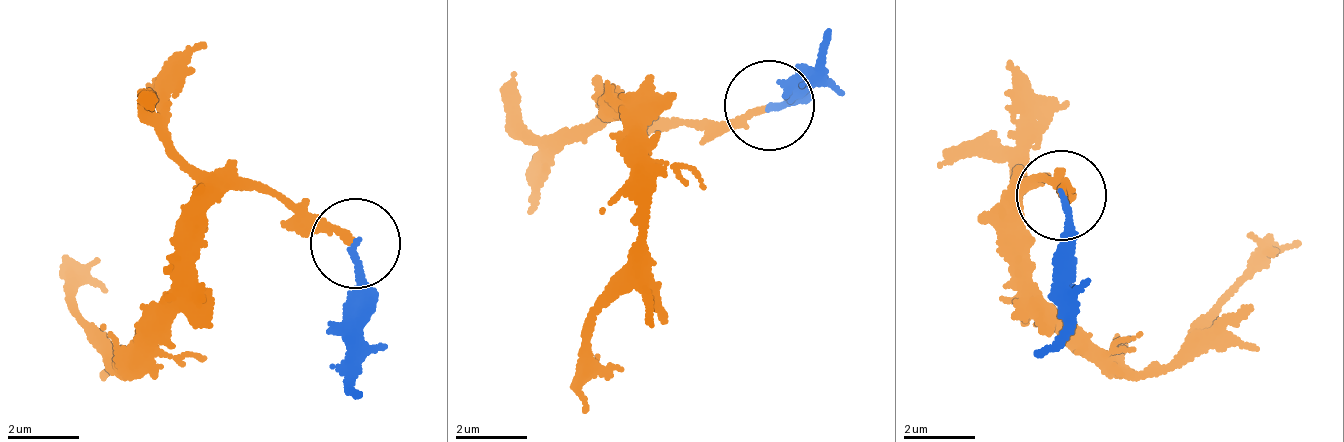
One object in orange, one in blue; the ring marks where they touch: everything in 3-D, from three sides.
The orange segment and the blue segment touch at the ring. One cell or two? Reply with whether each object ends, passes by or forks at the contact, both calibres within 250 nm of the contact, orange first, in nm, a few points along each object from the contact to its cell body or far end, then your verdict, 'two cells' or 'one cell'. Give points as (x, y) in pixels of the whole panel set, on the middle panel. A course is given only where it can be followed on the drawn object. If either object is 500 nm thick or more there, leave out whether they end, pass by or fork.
orange ends; blue ends; calibres 190 and 170 nm; course orange (772, 107), (668, 129), (630, 112), (619, 117), (634, 190), (634, 224), (622, 284), (585, 349), (584, 416); course blue (772, 107), (826, 64), (828, 29); one cell

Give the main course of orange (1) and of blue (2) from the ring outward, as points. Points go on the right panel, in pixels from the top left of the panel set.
1: (1064, 197), (1046, 175), (1021, 196), (1037, 290), (1125, 365), (1158, 369), (1203, 321), (1247, 282), (1303, 241)
2: (1064, 197), (1064, 333), (1035, 358)

